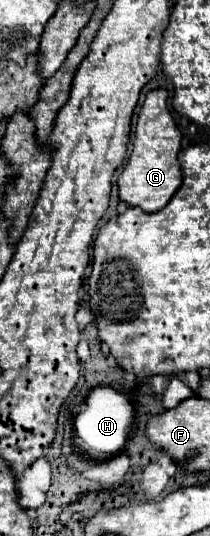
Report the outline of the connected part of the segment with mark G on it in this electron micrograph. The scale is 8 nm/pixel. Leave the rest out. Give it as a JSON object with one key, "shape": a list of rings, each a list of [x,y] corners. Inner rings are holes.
{"shape":[[[150,90],[146,94],[146,100],[138,112],[130,160],[122,170],[122,174],[118,176],[120,200],[126,202],[128,206],[142,208],[144,212],[162,210],[182,184],[182,172],[176,160],[182,136],[168,112],[166,98],[168,98],[166,90]]]}

